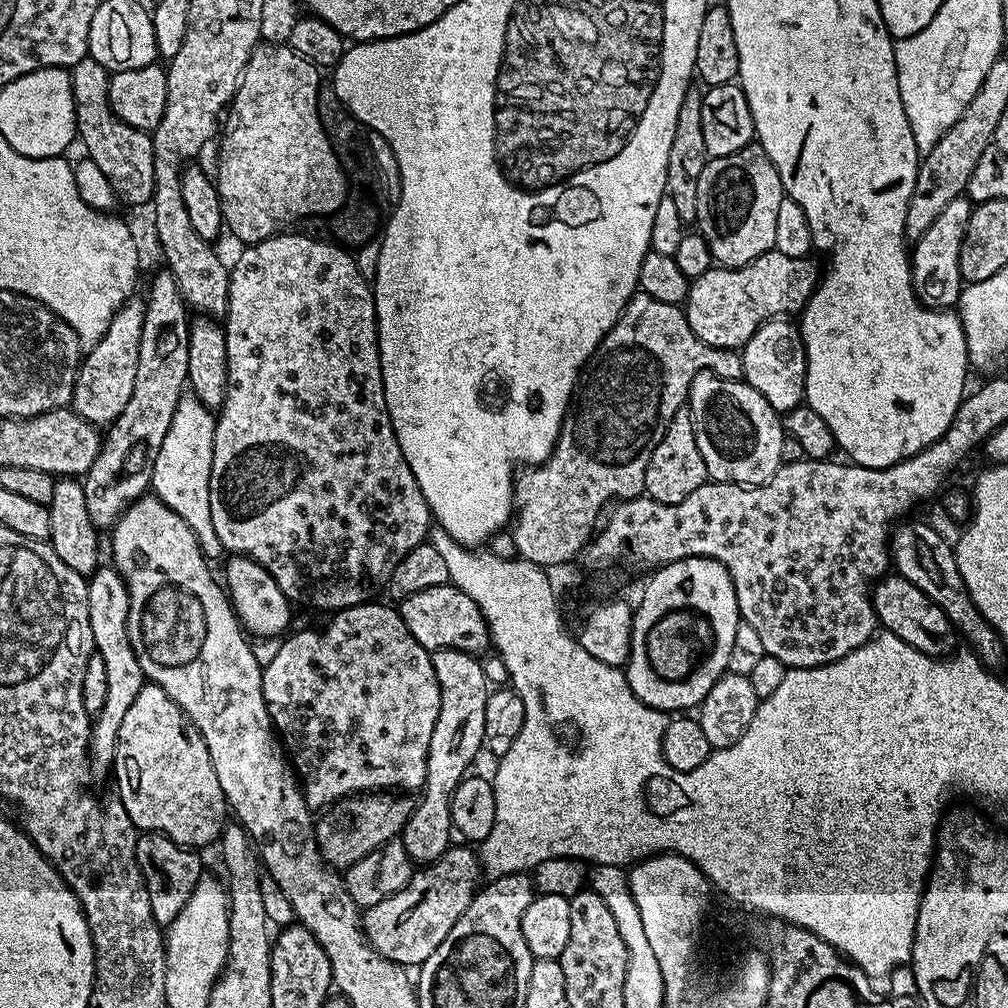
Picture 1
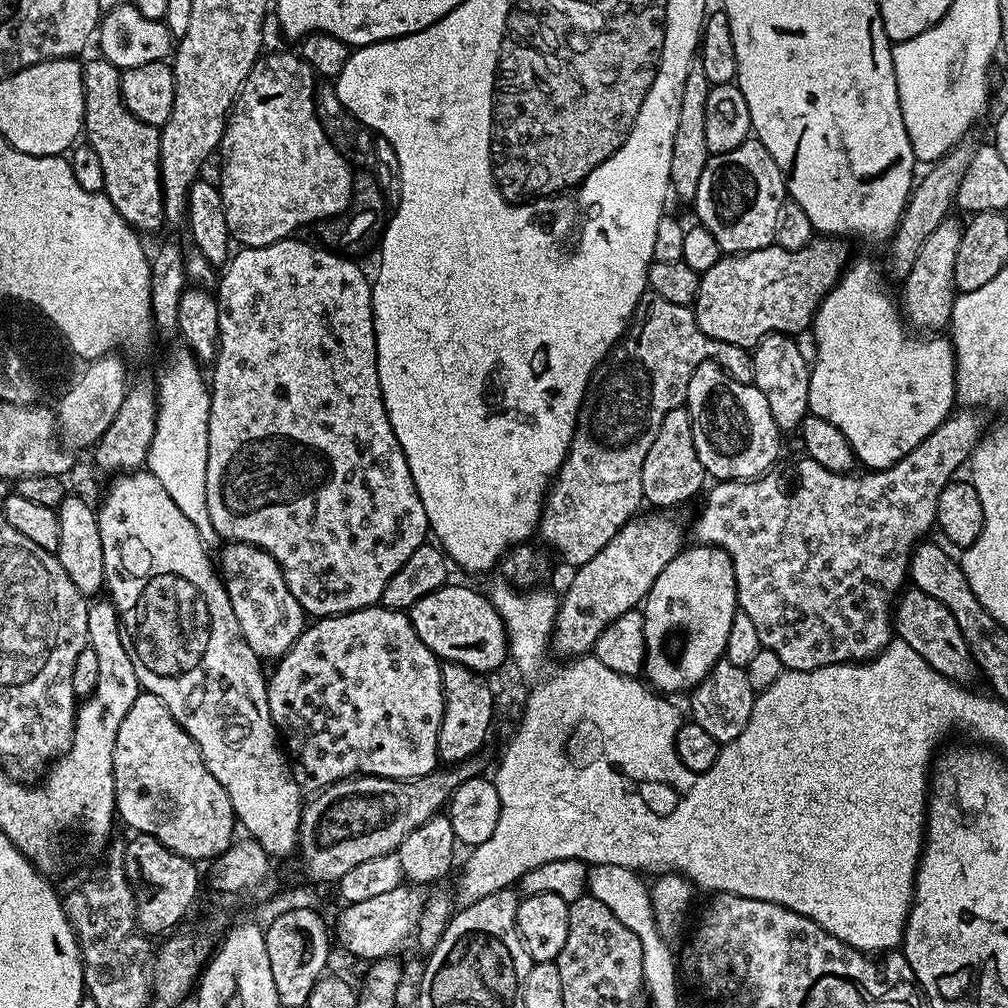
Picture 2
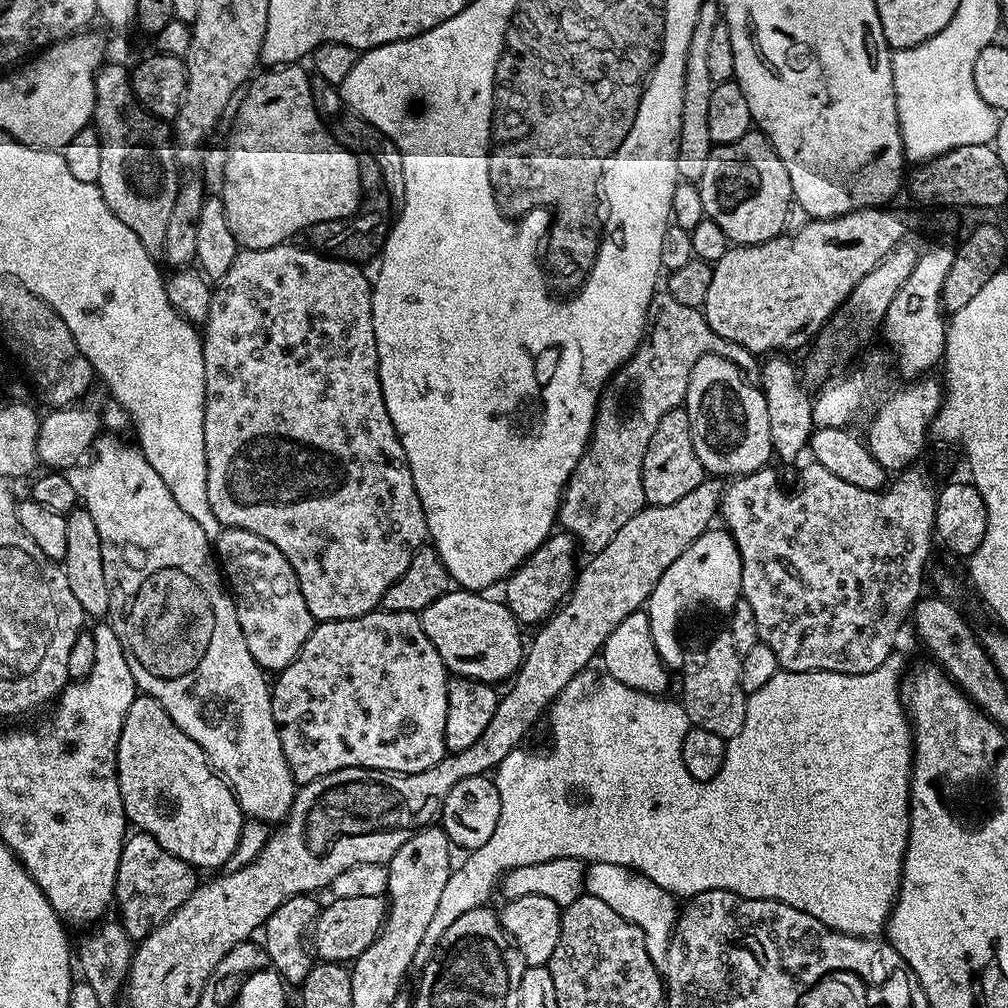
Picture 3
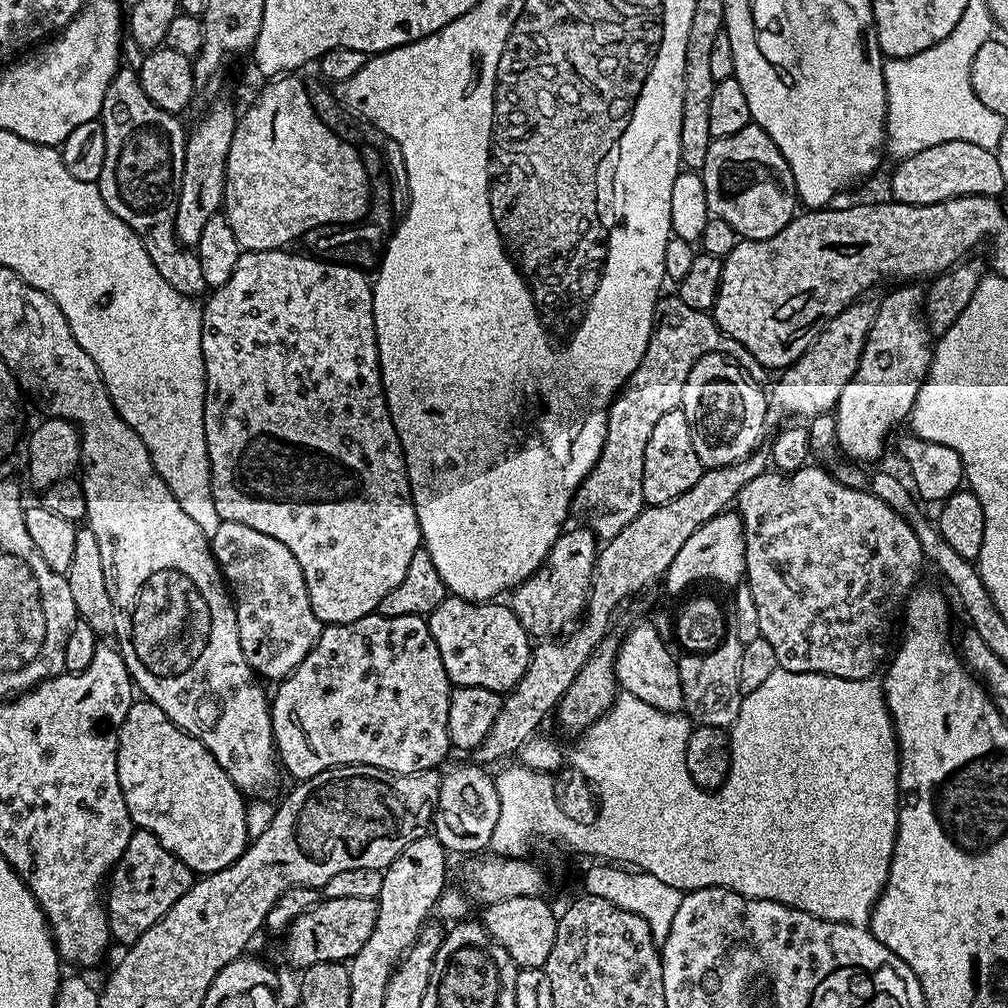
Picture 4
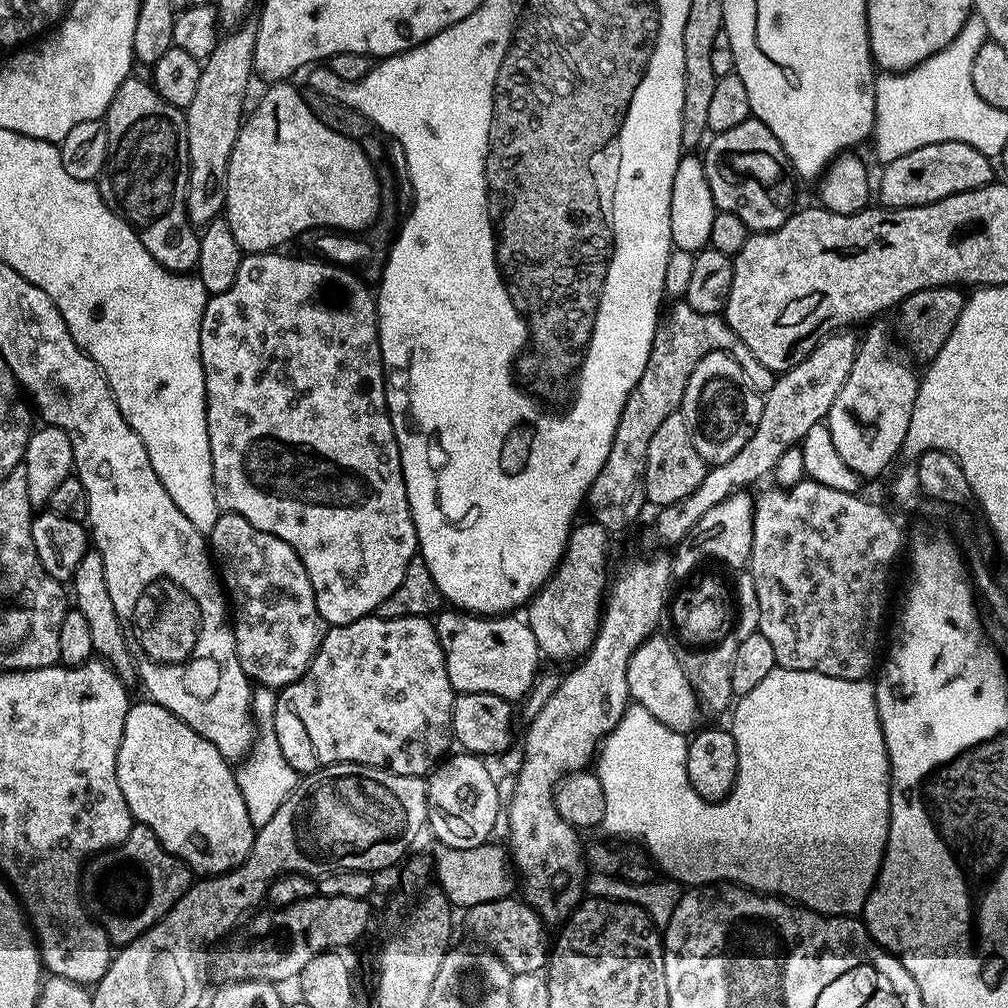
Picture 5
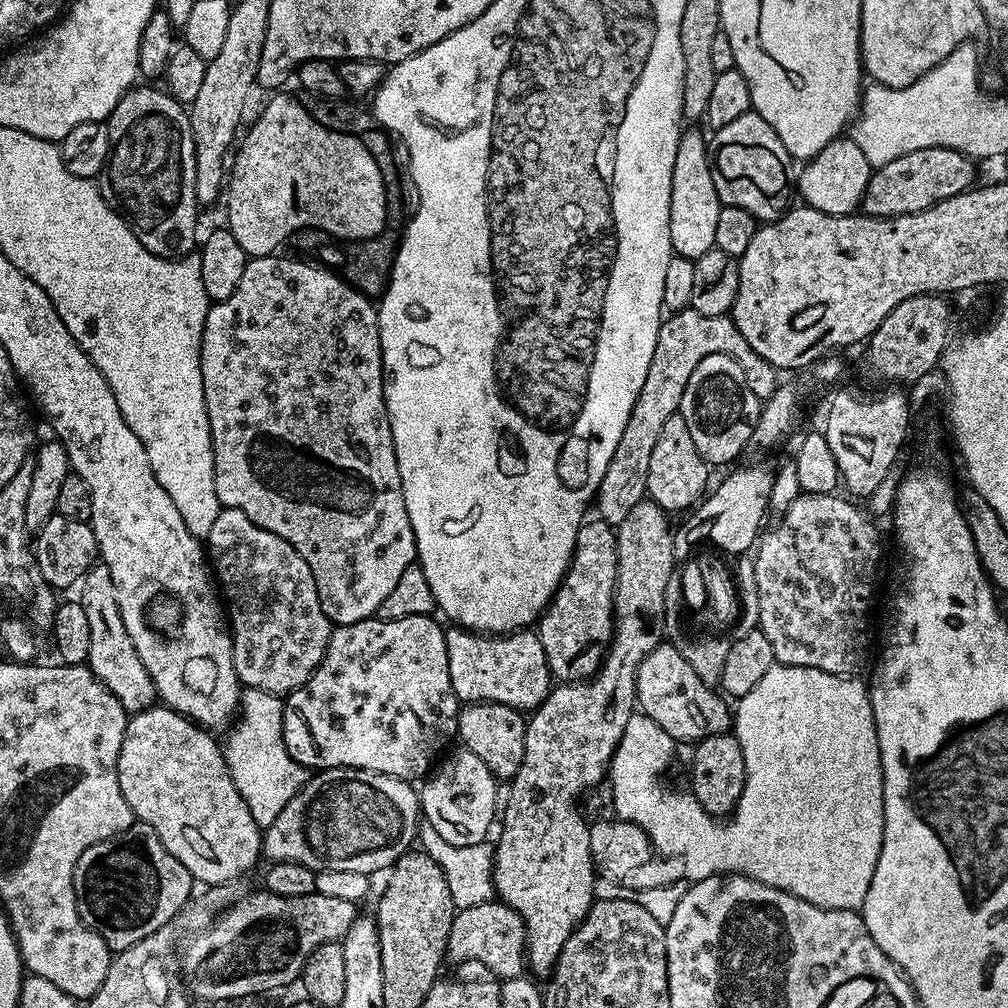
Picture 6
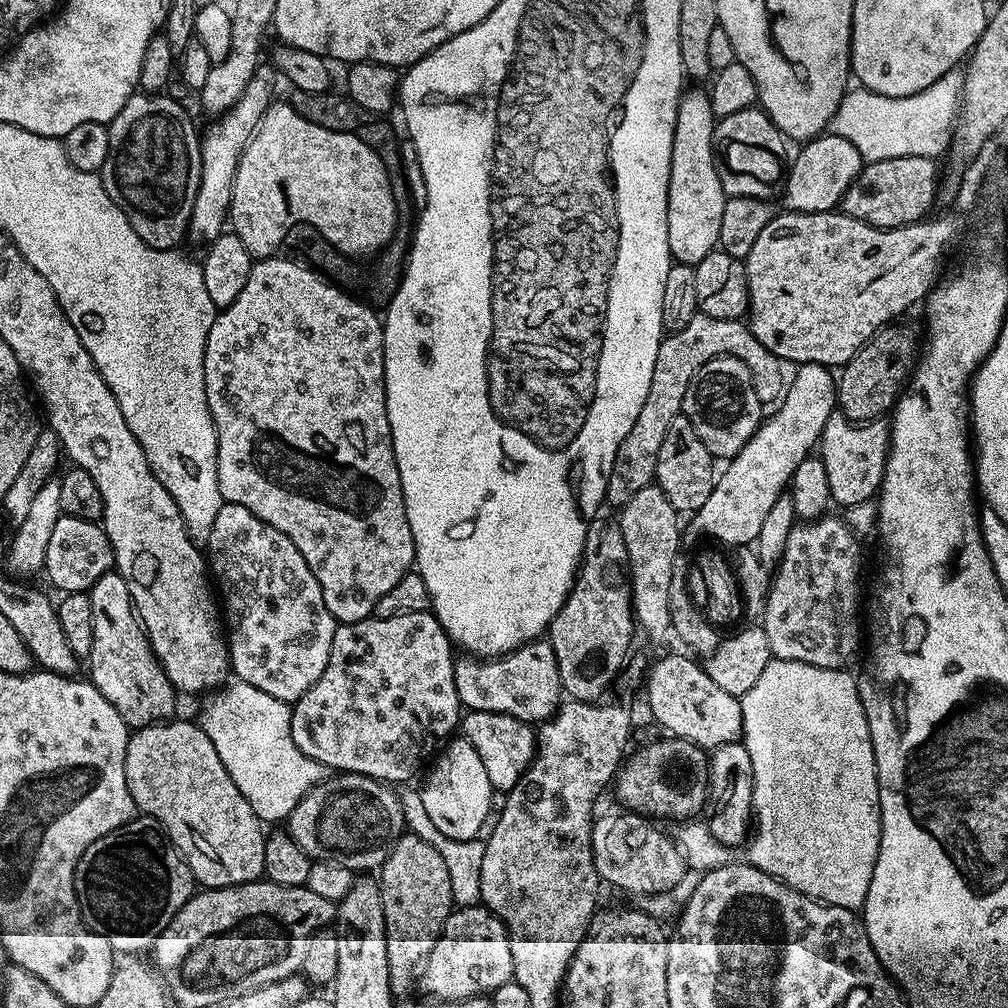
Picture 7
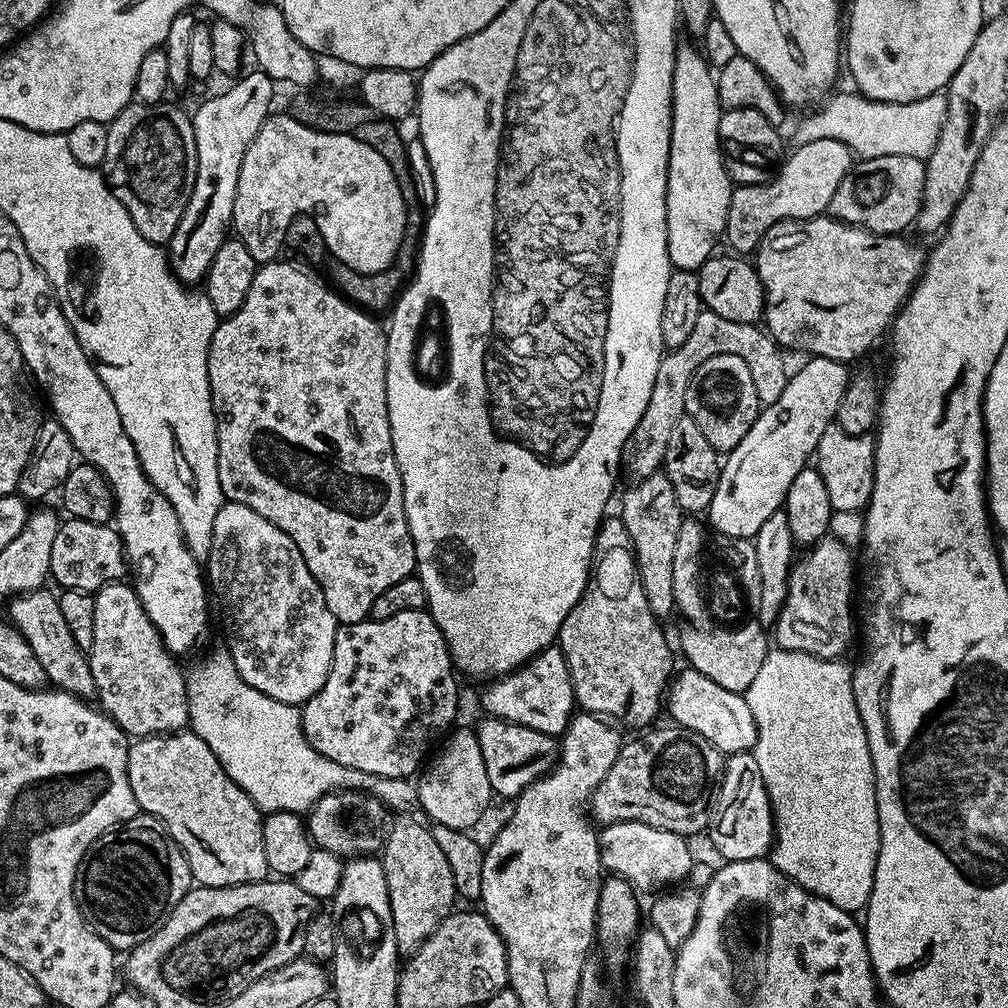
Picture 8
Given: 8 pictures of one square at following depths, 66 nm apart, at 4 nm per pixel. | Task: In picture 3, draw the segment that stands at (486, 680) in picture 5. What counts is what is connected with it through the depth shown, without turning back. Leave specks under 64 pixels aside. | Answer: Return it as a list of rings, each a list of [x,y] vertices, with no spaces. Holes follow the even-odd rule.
[[[453,590],[442,594],[438,602],[430,602],[426,610],[418,615],[422,630],[426,630],[426,638],[434,642],[434,650],[442,658],[444,667],[452,676],[465,676],[471,680],[481,680],[483,684],[499,685],[499,680],[511,681],[524,660],[526,640],[520,637],[522,625],[508,605],[499,599],[491,600],[488,594],[476,590]]]

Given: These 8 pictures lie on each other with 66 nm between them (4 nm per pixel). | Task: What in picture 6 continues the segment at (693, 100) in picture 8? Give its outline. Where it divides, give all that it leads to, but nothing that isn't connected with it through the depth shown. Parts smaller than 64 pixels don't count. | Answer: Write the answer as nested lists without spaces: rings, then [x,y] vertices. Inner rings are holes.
[[[685,131],[678,142],[678,154],[674,158],[674,174],[672,175],[672,193],[670,194],[670,242],[672,251],[677,256],[685,256],[687,260],[696,260],[716,247],[715,231],[717,229],[718,214],[722,205],[718,198],[718,190],[714,190],[712,177],[712,162],[710,148],[696,132]]]

